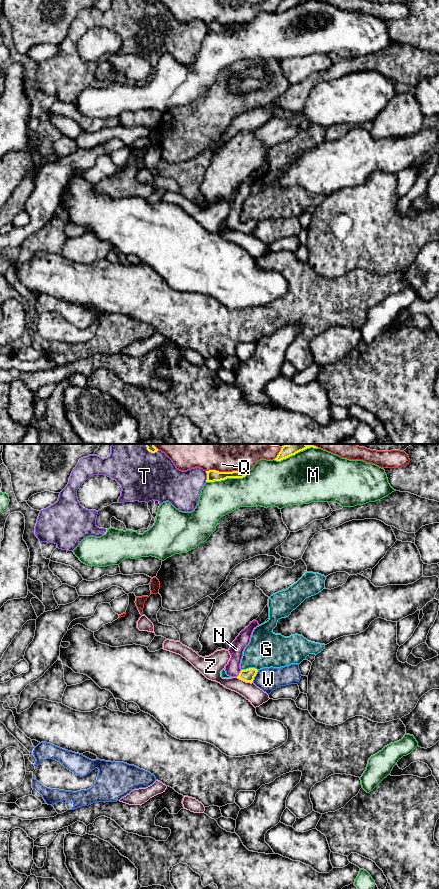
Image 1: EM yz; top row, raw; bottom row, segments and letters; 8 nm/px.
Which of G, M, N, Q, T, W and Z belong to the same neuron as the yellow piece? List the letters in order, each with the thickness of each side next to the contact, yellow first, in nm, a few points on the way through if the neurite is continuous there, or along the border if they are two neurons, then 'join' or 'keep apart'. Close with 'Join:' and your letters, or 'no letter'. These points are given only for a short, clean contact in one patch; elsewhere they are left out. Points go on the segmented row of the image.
G: calibres 100 and 300 nm; keep apart
M: calibres 100 and 280 nm; keep apart
N: calibres 100 and 120 nm; way yz (247, 675), (239, 673), (236, 649); join
Q: calibres 100 and 440 nm; keep apart
T: calibres 100 and 300 nm; keep apart
W: calibres 100 and 190 nm; keep apart
Z: calibres 100 and 140 nm; keep apart
Join: N

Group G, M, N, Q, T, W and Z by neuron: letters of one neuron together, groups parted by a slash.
G / M / N / Q / T / W / Z

